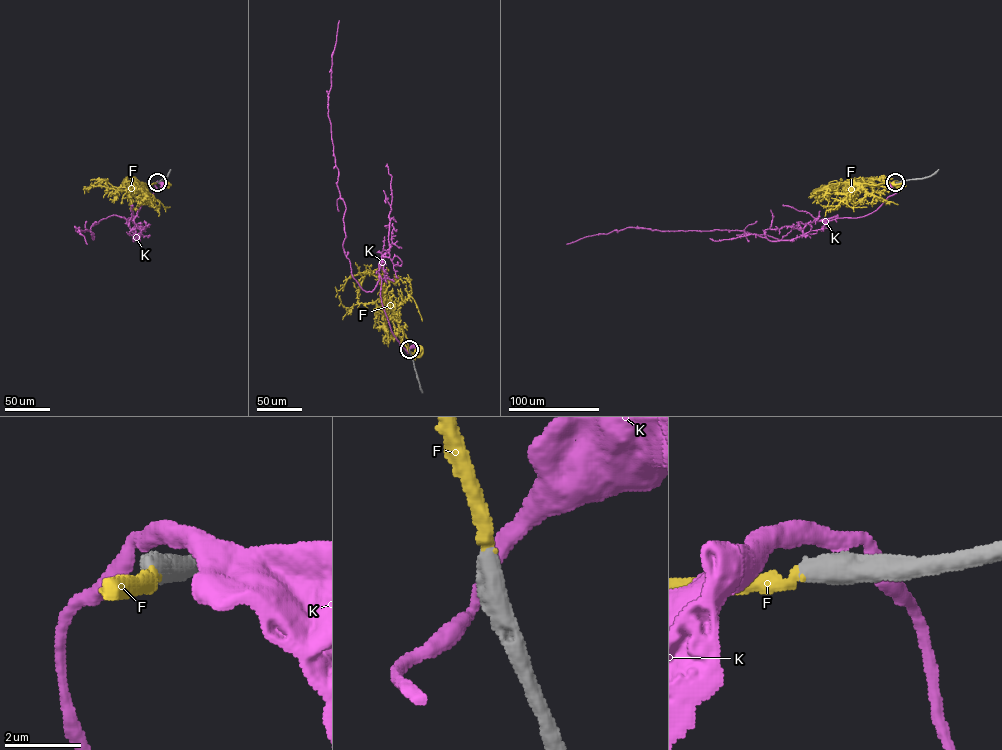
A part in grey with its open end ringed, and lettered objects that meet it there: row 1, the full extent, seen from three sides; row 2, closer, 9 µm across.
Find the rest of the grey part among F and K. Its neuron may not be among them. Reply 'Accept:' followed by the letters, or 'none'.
Accept: F

